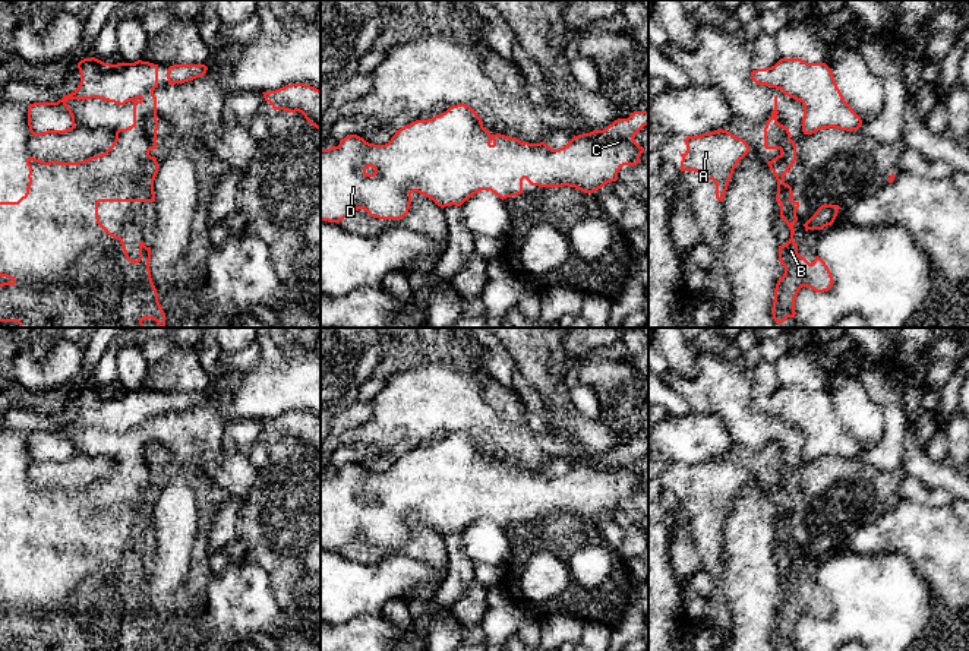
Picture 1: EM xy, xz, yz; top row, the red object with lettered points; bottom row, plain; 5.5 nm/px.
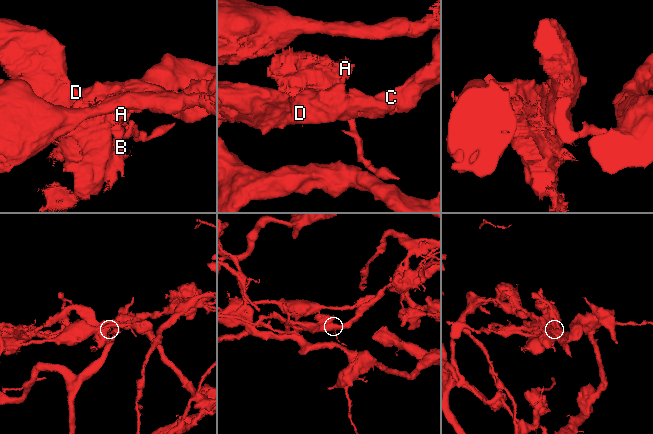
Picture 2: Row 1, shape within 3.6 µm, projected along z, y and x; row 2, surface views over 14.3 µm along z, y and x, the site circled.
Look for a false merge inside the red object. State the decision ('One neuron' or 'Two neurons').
Two neurons

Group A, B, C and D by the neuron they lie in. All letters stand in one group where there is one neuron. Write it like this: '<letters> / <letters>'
A B / C D

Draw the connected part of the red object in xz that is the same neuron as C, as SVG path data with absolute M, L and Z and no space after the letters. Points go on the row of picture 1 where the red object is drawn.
M457 104L439 116L395 130L385 145L350 135L338 146L321 149L321 221L340 222L357 209L379 219L401 219L408 214L413 192L441 208L461 206L482 190L490 190L504 200L523 193L524 178L531 186L568 186L593 193L616 181L624 165L641 162L644 148L634 138L647 124L648 110L634 111L603 130L574 136L564 148L552 149L545 142L528 143L486 133L482 117L470 105Z

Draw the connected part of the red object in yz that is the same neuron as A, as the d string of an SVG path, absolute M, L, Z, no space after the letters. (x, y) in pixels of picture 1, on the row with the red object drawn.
M723 129L688 136L684 142L686 151L679 151L681 171L697 171L700 177L713 180L716 199L723 202L733 170L749 152L748 143Z

